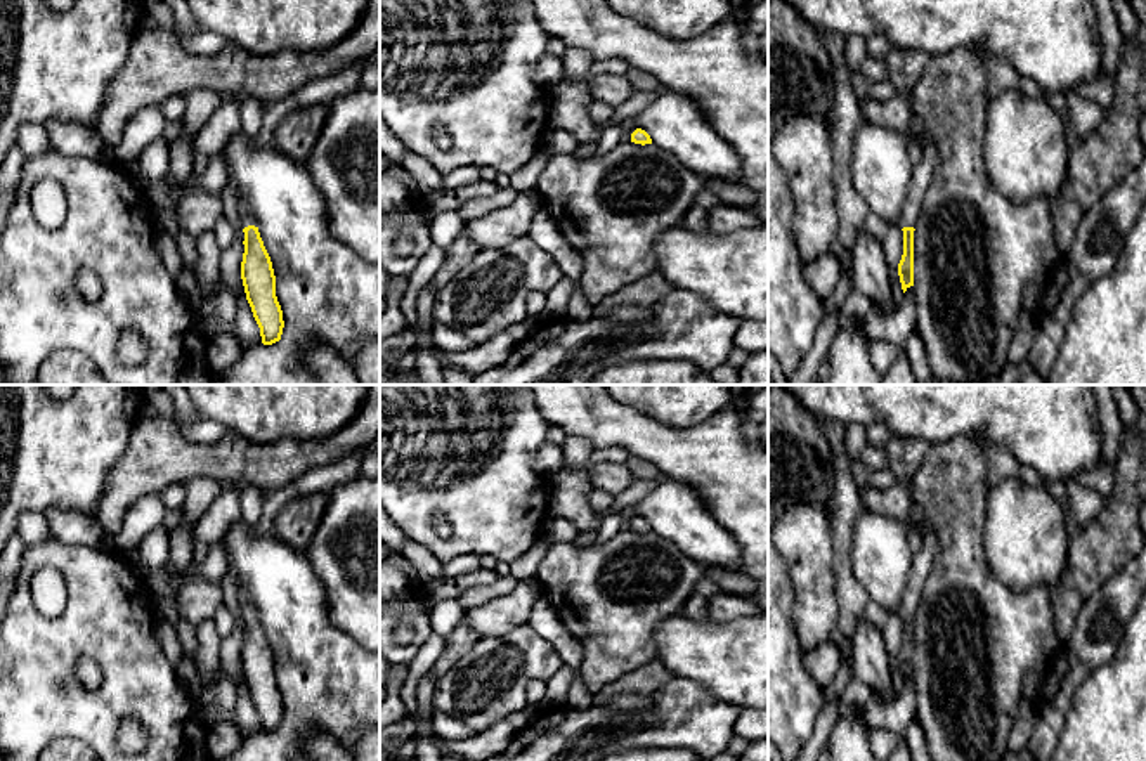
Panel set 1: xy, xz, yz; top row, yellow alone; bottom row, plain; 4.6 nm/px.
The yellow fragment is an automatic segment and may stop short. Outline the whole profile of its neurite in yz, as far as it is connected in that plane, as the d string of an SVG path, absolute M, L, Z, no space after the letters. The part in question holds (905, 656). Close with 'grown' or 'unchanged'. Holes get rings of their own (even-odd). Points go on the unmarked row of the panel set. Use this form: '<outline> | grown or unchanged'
M914 501L910 503L910 515L915 525L921 529L922 548L914 555L912 567L907 577L903 598L902 598L902 619L903 619L903 643L898 652L898 664L903 681L914 674L914 615L921 602L921 595L926 579L931 570L931 562L938 550L938 539L929 525L926 513Z | grown

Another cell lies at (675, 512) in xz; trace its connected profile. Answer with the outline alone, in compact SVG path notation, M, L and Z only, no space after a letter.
M666 478L635 508L655 536L673 543L704 569L739 570L739 543L713 517L695 489Z

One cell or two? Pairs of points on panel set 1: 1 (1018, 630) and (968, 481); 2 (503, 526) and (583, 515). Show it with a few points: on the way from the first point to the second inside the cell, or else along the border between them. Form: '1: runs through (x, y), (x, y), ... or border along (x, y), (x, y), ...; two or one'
1: runs through (982, 593), (966, 578), (966, 517); one
2: border along (548, 479), (550, 512); two

